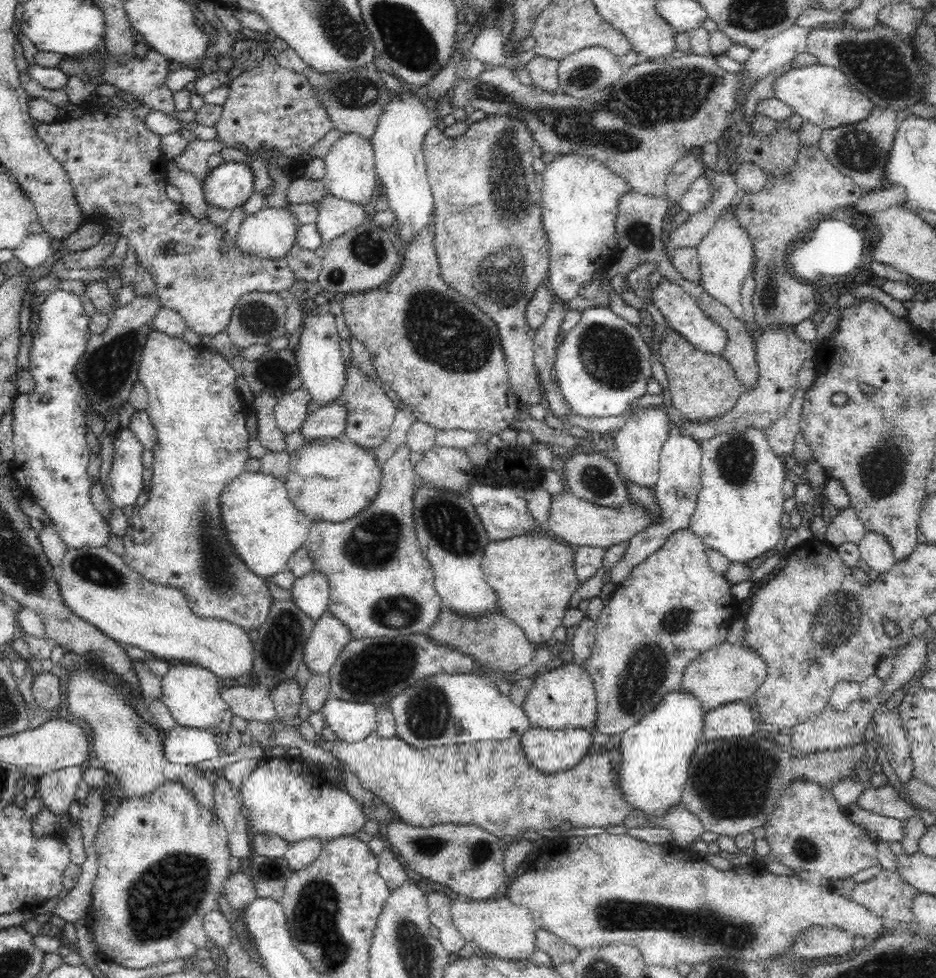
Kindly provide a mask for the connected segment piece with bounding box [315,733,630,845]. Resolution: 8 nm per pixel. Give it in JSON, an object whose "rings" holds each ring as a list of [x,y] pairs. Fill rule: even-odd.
{"rings":[[[376,733],[358,744],[346,744],[336,739],[334,744],[328,744],[323,736],[318,736],[315,743],[325,751],[333,753],[338,761],[346,763],[362,787],[379,796],[402,821],[415,827],[474,825],[497,838],[502,845],[507,836],[510,840],[518,840],[524,833],[534,833],[542,829],[556,830],[565,822],[570,822],[573,828],[622,825],[624,818],[630,814],[630,807],[617,785],[616,772],[621,762],[619,749],[605,749],[601,753],[593,743],[589,752],[582,756],[576,766],[552,776],[545,776],[527,762],[527,758],[522,755],[518,737],[426,750],[415,750],[397,737],[383,740]]]}

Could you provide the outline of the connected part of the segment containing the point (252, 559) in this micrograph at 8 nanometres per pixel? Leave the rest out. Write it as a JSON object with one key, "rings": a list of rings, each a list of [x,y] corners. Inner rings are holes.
{"rings":[[[260,470],[244,471],[231,480],[220,496],[220,508],[224,528],[235,553],[253,573],[256,573],[256,576],[266,579],[287,569],[288,559],[303,546],[308,538],[310,524],[313,522],[290,503],[283,481]]]}

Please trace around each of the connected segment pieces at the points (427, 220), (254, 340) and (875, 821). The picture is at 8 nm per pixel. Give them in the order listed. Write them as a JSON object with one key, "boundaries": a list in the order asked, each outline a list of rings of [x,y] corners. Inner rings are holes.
{"boundaries":[[[[409,93],[392,95],[380,115],[371,138],[375,152],[375,173],[386,188],[388,206],[396,216],[395,229],[404,248],[408,248],[434,220],[434,199],[423,157],[422,142],[432,126],[431,115],[424,103]]],[[[250,292],[240,296],[238,303],[232,309],[226,334],[232,344],[238,349],[252,346],[252,344],[268,344],[270,340],[284,335],[285,312],[287,304],[276,293]]],[[[857,804],[847,806],[843,810],[847,817],[861,826],[868,837],[876,842],[901,843],[906,836],[905,821],[874,814],[869,810],[860,808]]]]}

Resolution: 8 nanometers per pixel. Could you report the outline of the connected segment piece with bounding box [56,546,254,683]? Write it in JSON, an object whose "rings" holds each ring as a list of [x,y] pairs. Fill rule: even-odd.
{"rings":[[[108,546],[69,549],[64,555],[60,576],[56,581],[64,605],[74,615],[96,627],[98,631],[114,639],[117,643],[137,646],[143,651],[152,652],[158,659],[190,660],[191,663],[207,668],[222,682],[229,683],[239,677],[245,681],[254,676],[252,644],[246,631],[242,631],[240,627],[236,627],[228,621],[199,619],[190,611],[186,597],[180,590],[154,584],[144,579],[136,574],[121,557],[110,551]]]}

